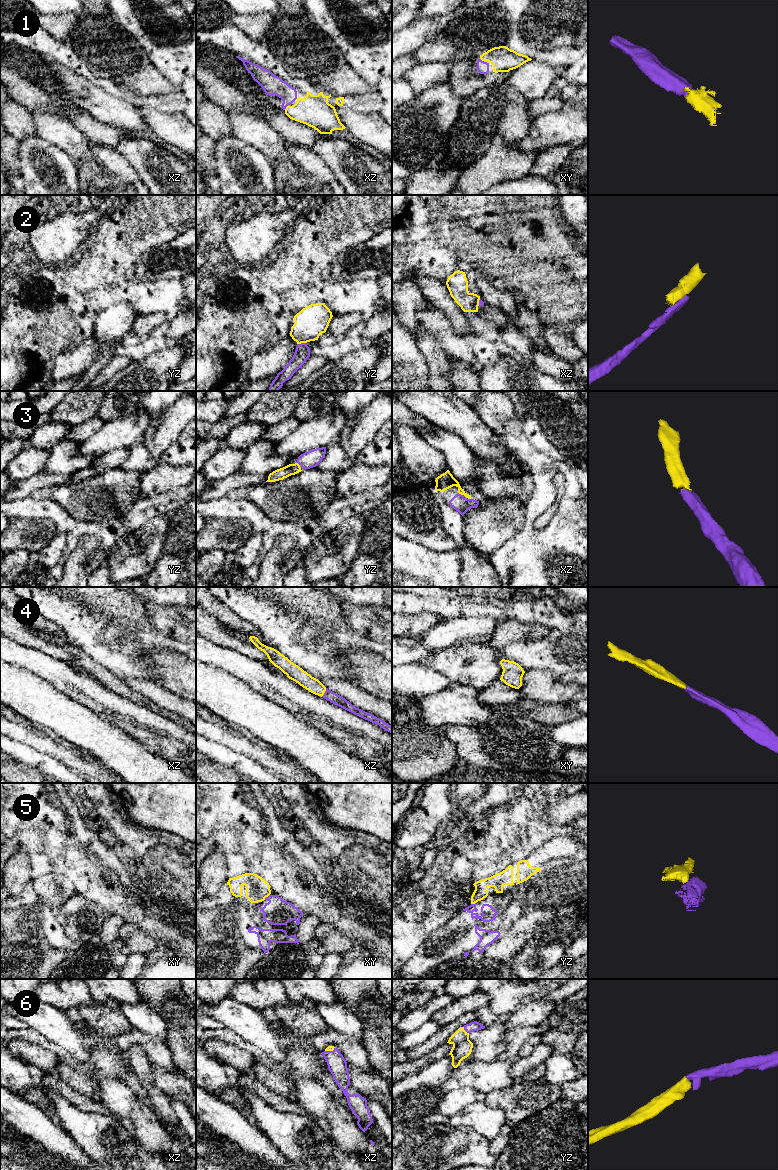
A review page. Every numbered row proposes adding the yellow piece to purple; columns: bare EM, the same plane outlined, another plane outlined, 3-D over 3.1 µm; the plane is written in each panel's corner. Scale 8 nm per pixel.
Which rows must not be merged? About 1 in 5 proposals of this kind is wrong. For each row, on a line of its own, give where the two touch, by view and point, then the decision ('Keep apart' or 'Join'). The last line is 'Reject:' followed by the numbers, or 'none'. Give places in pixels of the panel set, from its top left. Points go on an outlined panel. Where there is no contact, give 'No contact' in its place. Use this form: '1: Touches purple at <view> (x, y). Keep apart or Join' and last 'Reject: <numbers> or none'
1: Touches purple at xz (286, 106). Join
2: Touches purple at yz (301, 343). Keep apart
3: Touches purple at xz (460, 494). Join
4: Touches purple at xz (325, 692). Join
5: Touches purple at xy (266, 897). Keep apart
6: Touches purple at yz (465, 1030). Join
Reject: 2, 5

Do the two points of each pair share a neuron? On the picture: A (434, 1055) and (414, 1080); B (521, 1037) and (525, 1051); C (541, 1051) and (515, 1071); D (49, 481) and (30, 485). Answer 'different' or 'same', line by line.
A: different
B: different
C: same
D: same

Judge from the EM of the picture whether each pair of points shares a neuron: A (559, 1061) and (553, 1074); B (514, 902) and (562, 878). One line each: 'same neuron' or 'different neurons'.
A: same neuron
B: same neuron

